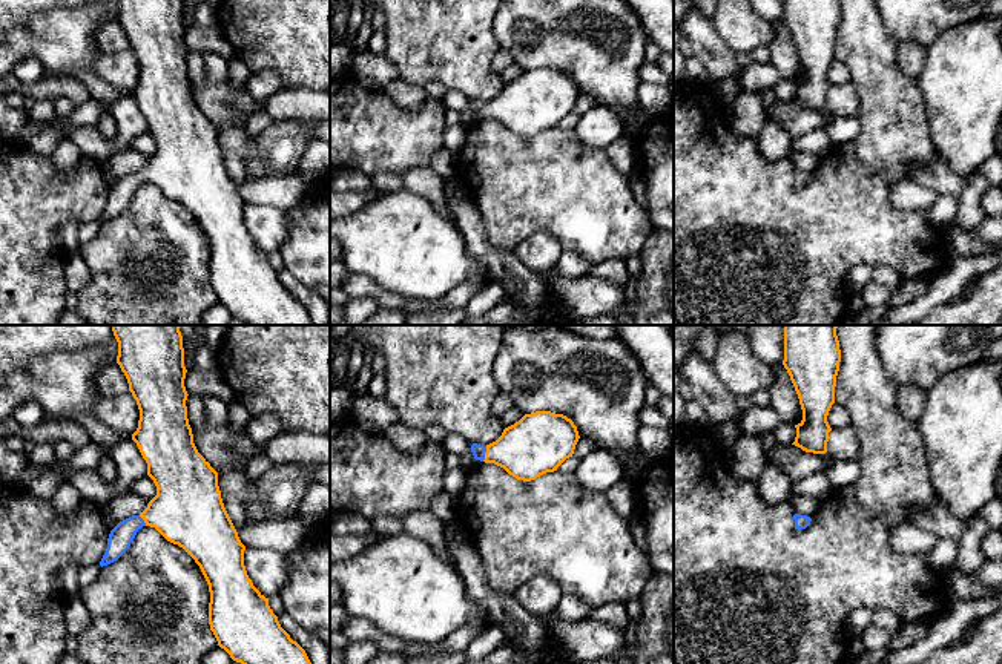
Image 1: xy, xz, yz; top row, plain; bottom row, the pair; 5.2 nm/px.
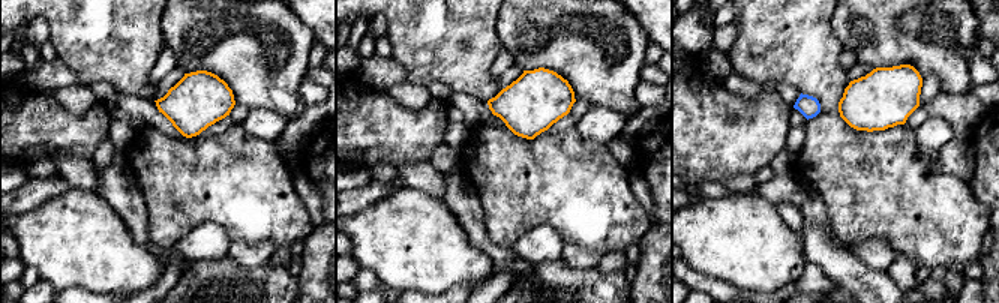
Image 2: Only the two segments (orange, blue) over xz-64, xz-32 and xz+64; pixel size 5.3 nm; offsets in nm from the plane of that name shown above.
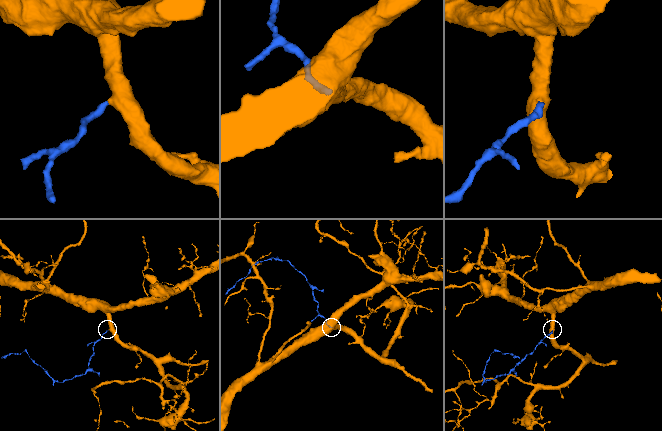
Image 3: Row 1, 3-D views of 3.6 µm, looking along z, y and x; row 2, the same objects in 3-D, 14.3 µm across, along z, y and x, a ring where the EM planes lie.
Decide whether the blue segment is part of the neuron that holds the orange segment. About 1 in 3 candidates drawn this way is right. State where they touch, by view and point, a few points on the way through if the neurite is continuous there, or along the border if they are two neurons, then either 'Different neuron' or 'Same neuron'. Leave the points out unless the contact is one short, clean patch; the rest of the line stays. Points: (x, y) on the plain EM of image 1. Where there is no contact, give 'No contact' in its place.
Touches orange at xz (485, 111). Path across: xz (530, 105), (485, 111), (477, 108). Same neuron

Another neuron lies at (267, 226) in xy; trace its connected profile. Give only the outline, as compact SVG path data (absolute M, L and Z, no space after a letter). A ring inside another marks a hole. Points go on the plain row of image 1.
M246 204L244 222L253 242L270 255L288 238L288 212L259 204Z

